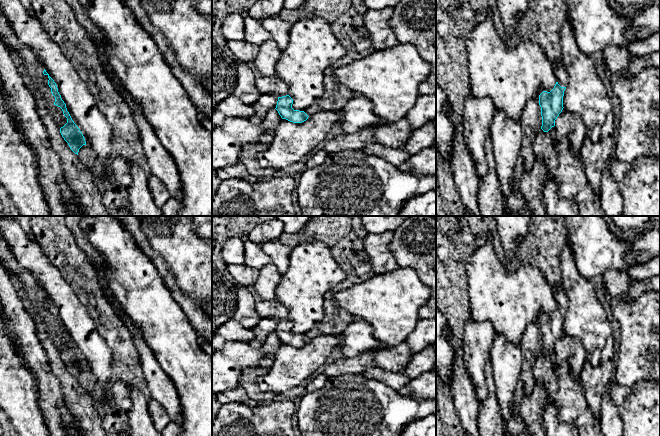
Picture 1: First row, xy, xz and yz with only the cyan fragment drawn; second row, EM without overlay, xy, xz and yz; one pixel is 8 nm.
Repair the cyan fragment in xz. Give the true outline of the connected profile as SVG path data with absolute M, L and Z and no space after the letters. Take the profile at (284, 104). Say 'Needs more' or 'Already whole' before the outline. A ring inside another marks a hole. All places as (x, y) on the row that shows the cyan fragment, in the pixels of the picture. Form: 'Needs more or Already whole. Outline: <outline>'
Already whole. Outline: M289 96L278 97L276 110L282 119L286 119L293 123L302 123L308 119L308 115L304 111L294 110L292 108L293 99Z

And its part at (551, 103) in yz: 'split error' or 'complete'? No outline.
split error

